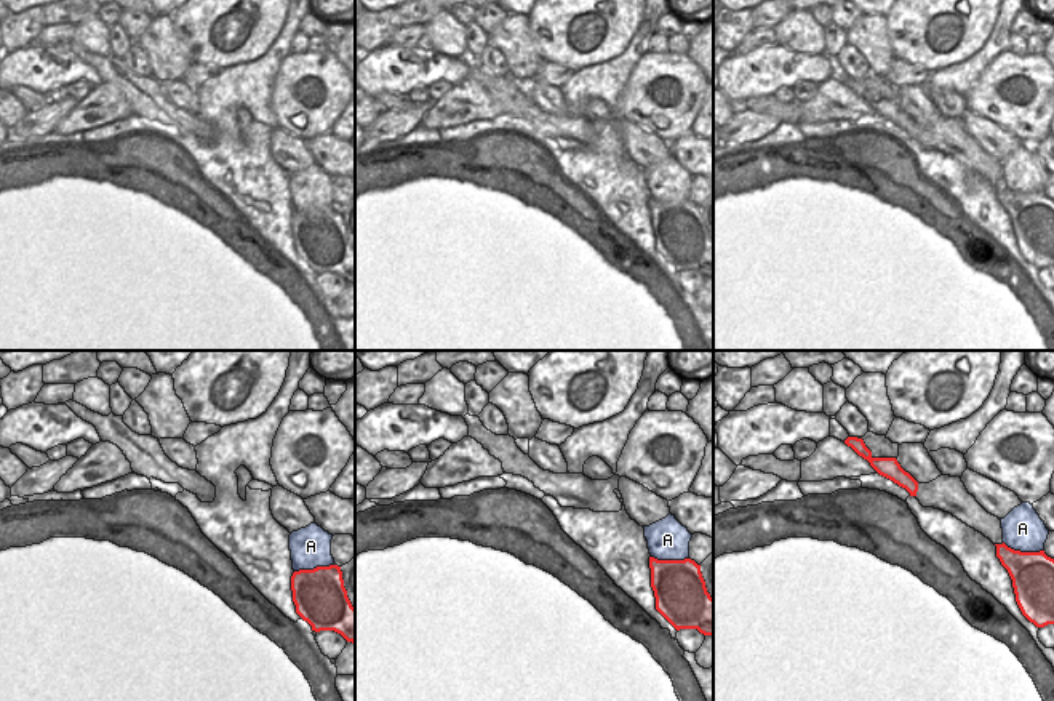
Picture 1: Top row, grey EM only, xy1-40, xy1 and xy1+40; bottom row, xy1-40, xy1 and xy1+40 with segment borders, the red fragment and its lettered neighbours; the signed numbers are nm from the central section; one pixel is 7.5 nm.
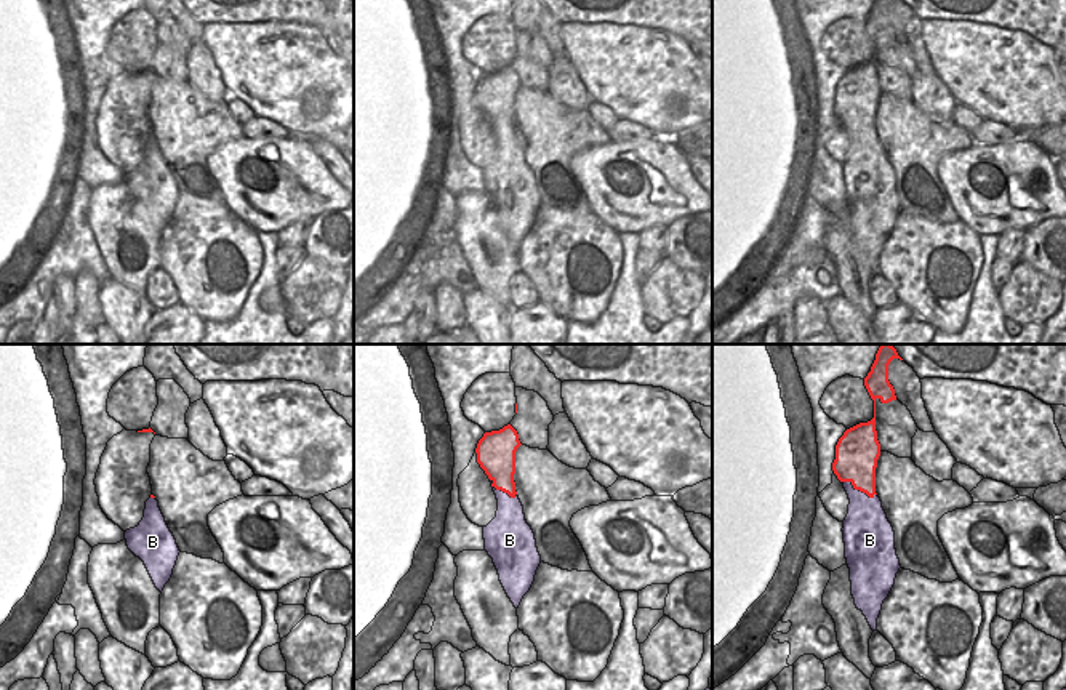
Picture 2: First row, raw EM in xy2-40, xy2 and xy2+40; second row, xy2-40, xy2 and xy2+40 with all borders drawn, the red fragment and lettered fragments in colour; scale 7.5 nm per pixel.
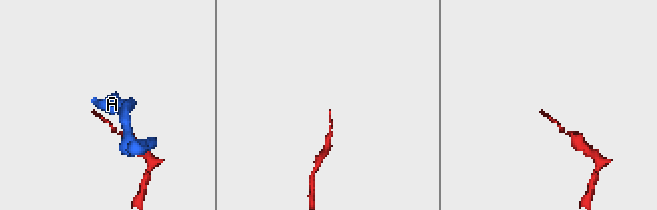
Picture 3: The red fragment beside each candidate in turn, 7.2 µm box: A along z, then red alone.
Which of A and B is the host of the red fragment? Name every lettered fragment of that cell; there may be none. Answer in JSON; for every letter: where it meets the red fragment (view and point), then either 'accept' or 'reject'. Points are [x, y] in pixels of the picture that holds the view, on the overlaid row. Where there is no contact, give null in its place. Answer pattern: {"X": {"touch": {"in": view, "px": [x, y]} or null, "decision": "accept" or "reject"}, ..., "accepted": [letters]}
{"A": {"touch": {"in": "xy1-40", "px": [314, 568]}, "decision": "reject"}, "B": {"touch": {"in": "xy2+40", "px": [860, 490]}, "decision": "reject"}, "accepted": []}

